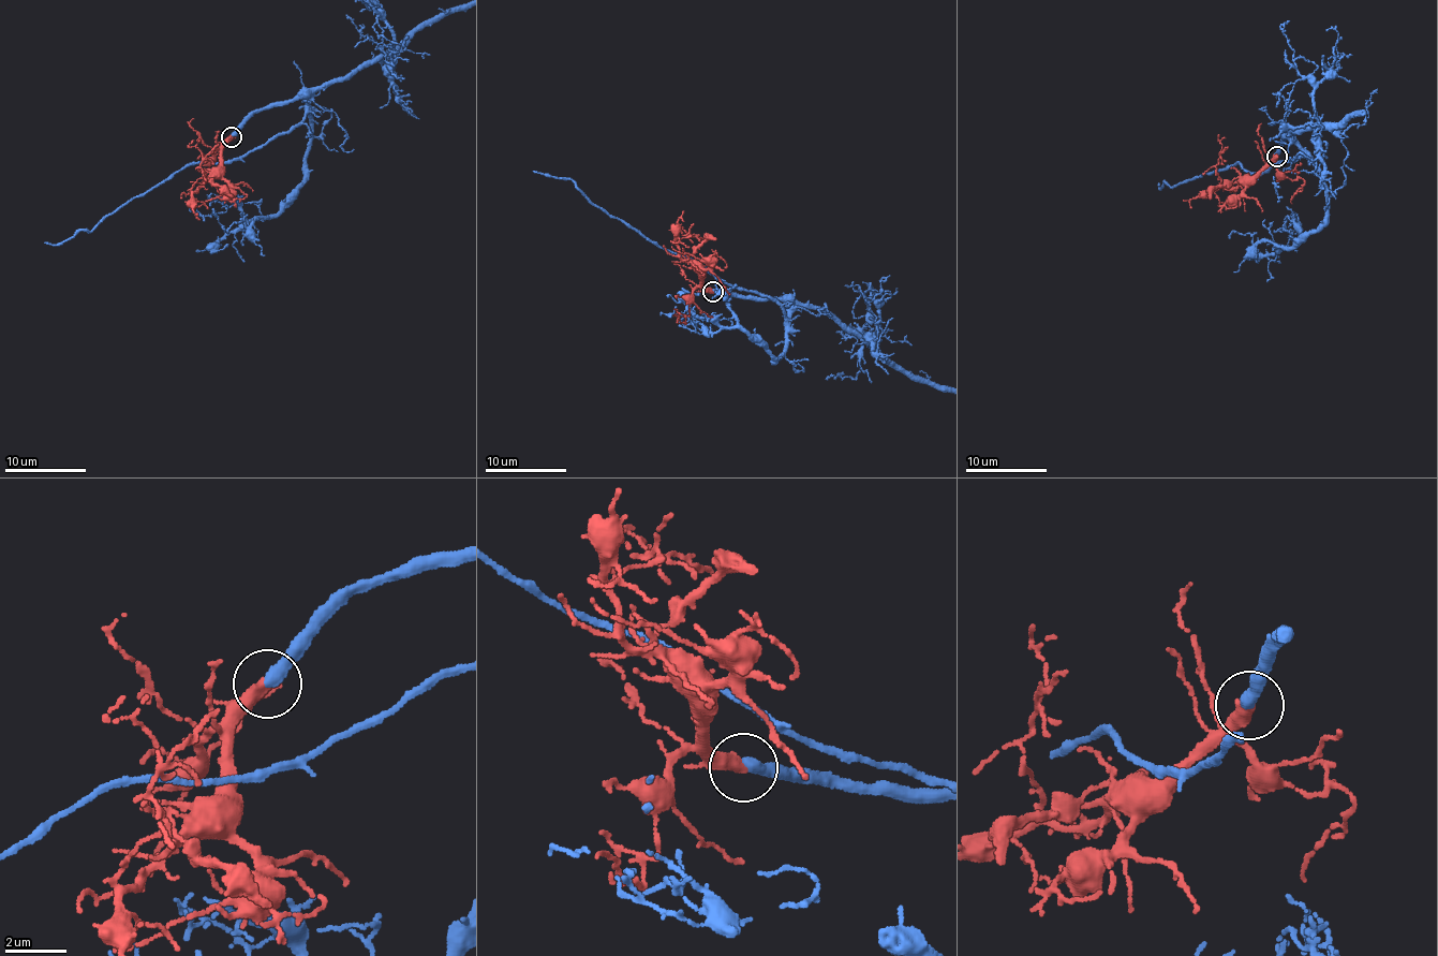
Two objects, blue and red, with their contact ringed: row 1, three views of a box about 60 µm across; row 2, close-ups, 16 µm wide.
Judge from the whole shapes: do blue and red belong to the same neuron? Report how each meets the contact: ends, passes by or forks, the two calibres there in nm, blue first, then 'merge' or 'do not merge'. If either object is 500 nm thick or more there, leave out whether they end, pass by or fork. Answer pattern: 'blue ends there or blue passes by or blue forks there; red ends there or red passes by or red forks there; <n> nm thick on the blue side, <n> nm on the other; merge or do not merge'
blue ends there; red ends there; 440 nm thick on the blue side, 440 nm on the other; merge

